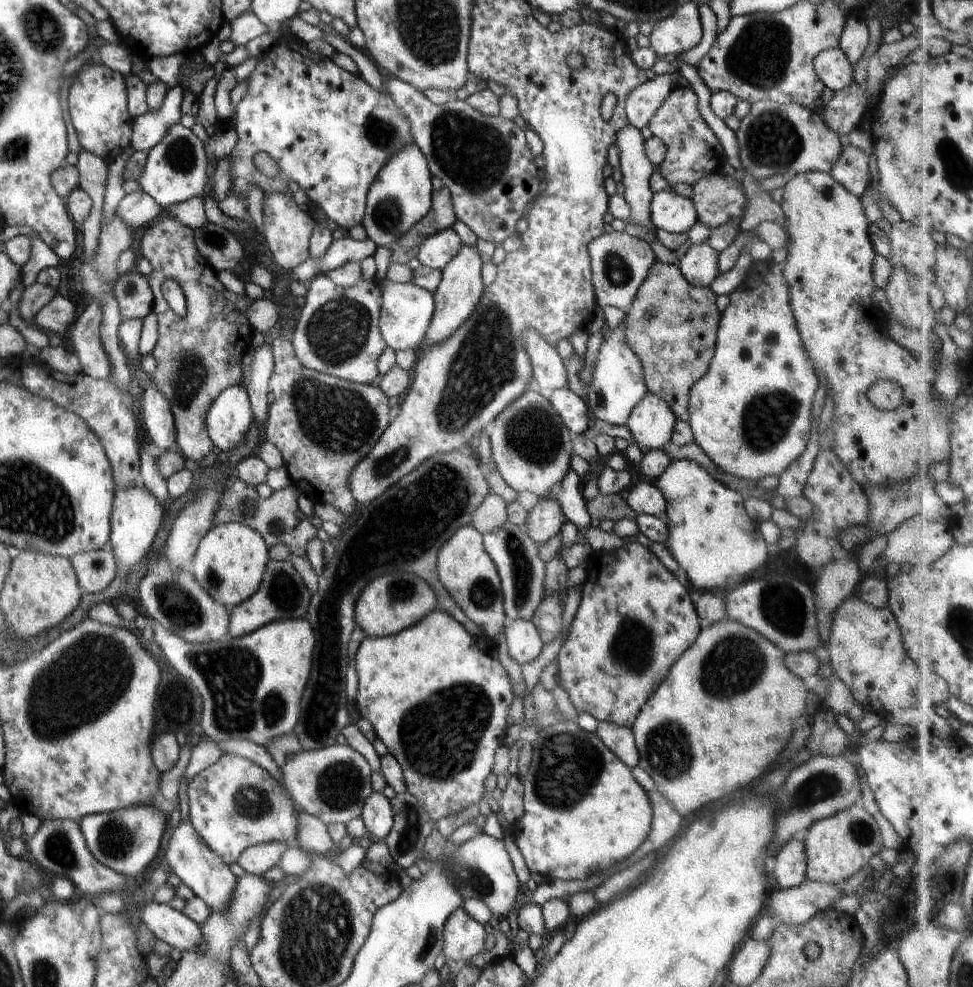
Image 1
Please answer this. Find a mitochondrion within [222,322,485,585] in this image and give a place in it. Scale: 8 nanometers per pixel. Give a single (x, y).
(339, 421)

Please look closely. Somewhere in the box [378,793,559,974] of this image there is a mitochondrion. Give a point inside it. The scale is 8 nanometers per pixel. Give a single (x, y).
(407, 837)

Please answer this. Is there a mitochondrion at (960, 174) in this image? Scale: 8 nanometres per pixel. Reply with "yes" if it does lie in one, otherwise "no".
yes

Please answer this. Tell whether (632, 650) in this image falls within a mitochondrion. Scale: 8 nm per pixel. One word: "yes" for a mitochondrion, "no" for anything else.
yes

